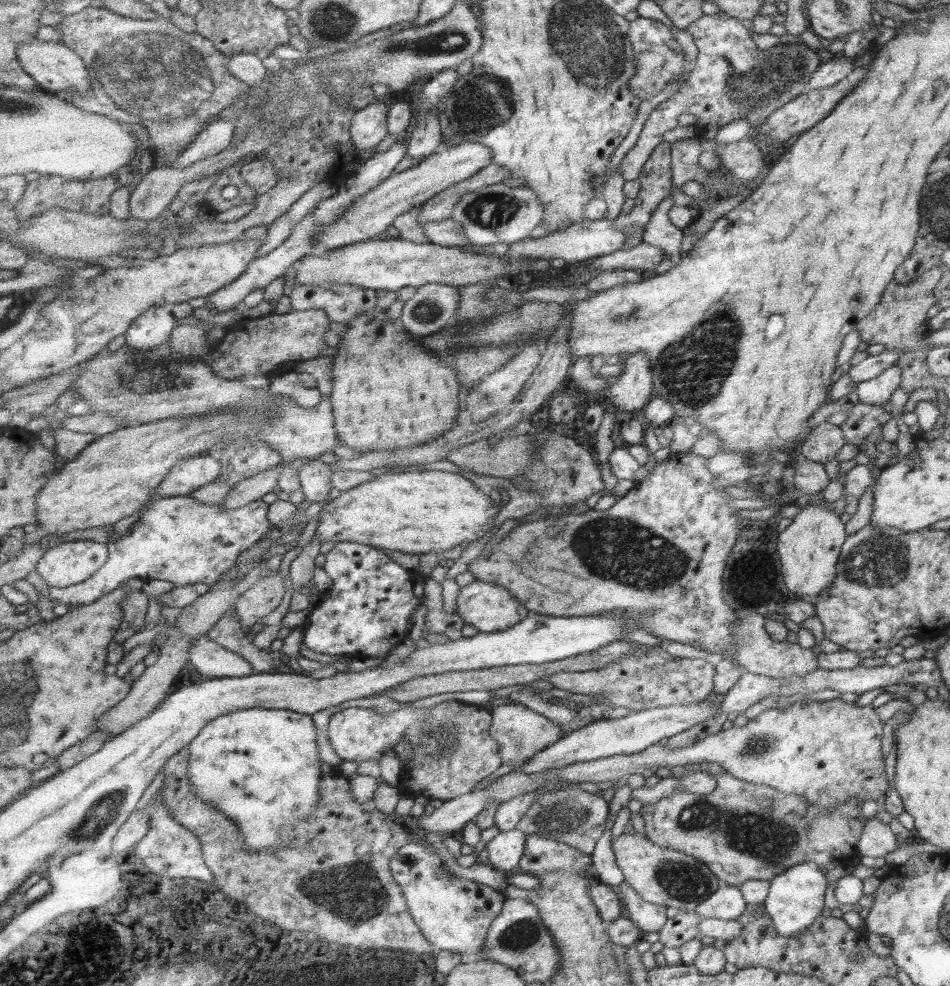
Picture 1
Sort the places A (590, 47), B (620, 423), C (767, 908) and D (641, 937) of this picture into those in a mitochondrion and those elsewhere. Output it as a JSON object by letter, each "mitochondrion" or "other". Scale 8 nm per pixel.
{"A":"mitochondrion","B":"other","C":"other","D":"other"}

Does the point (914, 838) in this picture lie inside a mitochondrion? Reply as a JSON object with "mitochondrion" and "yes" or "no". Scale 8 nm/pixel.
{"mitochondrion":"no"}

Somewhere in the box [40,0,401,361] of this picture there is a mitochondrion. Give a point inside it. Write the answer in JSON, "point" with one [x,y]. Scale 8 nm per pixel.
{"point":[162,70]}

